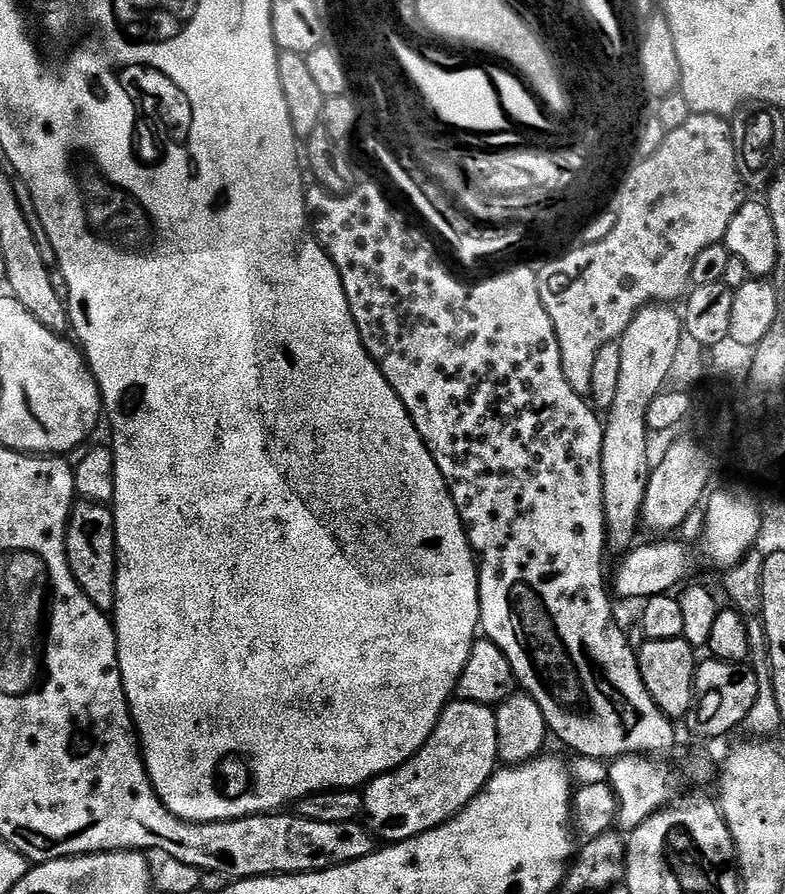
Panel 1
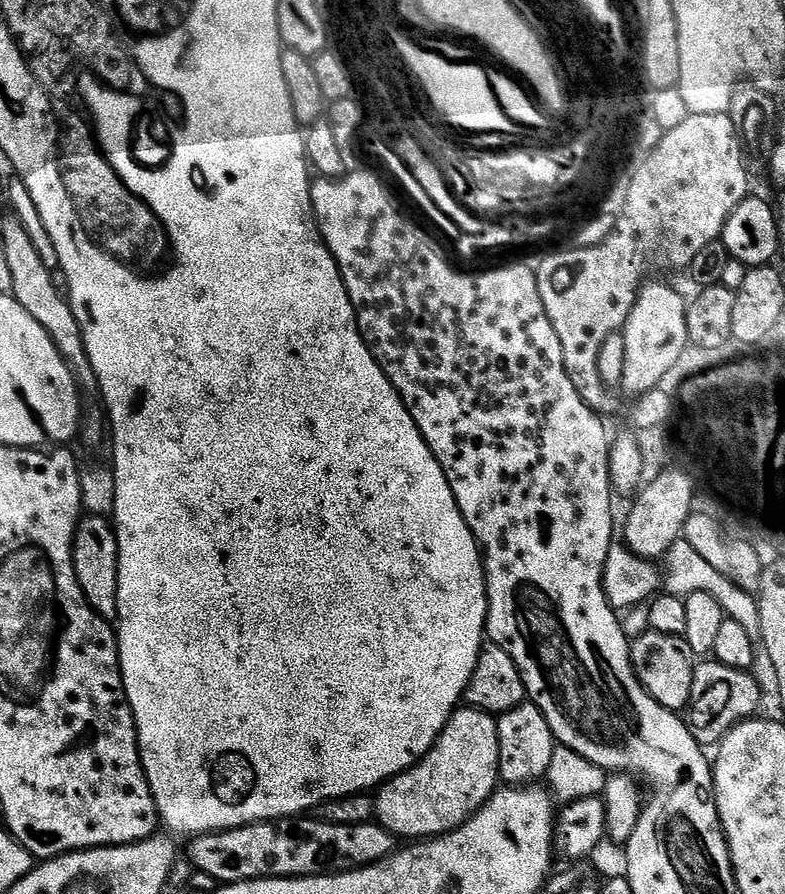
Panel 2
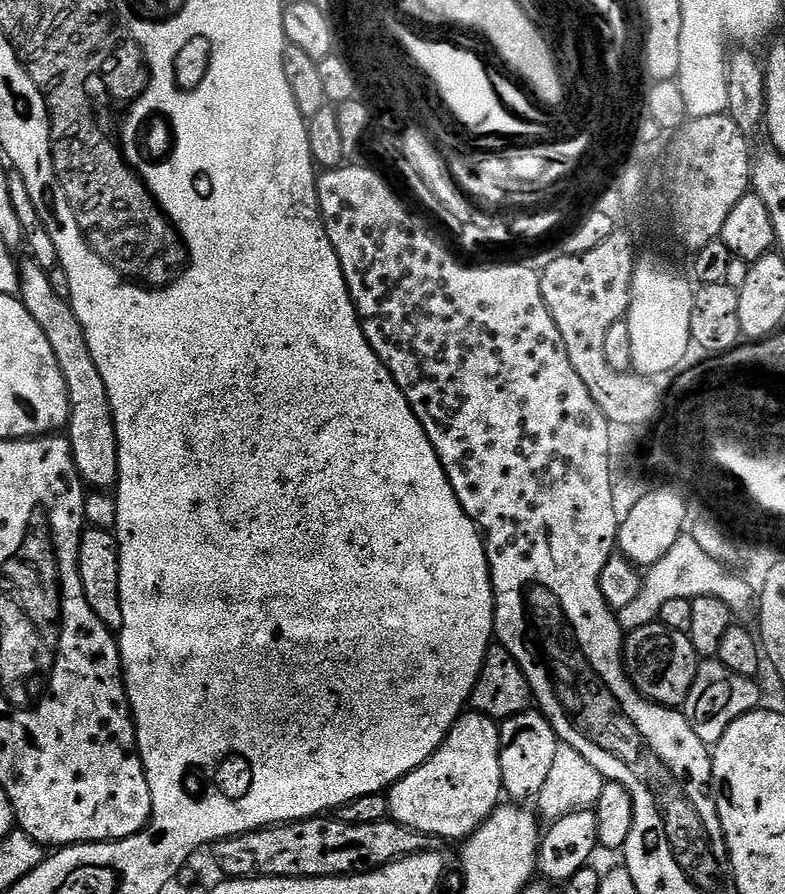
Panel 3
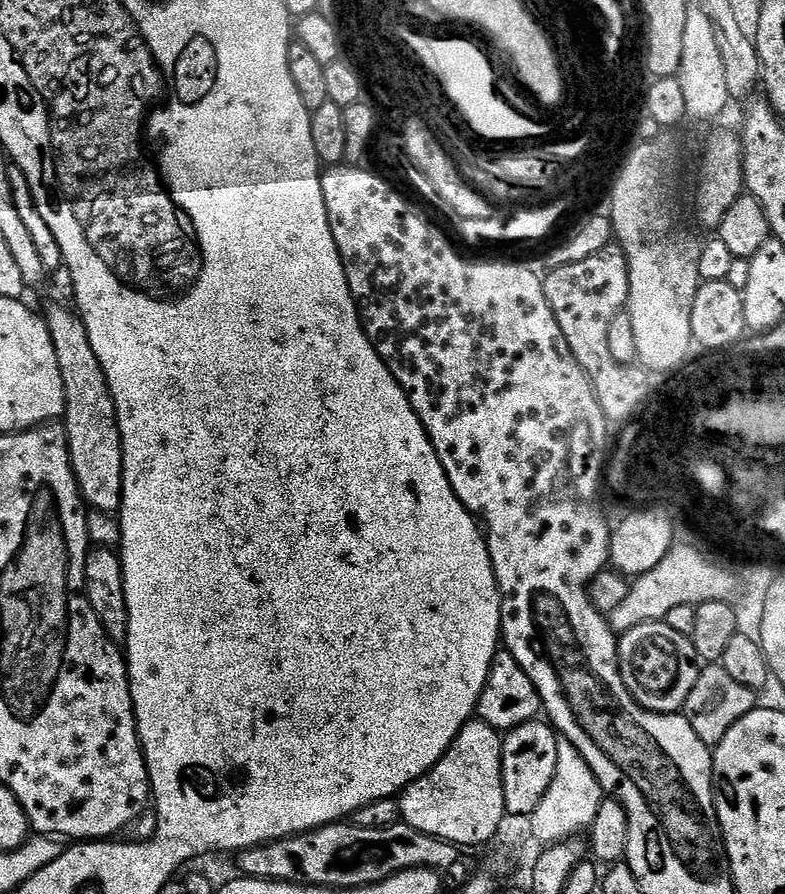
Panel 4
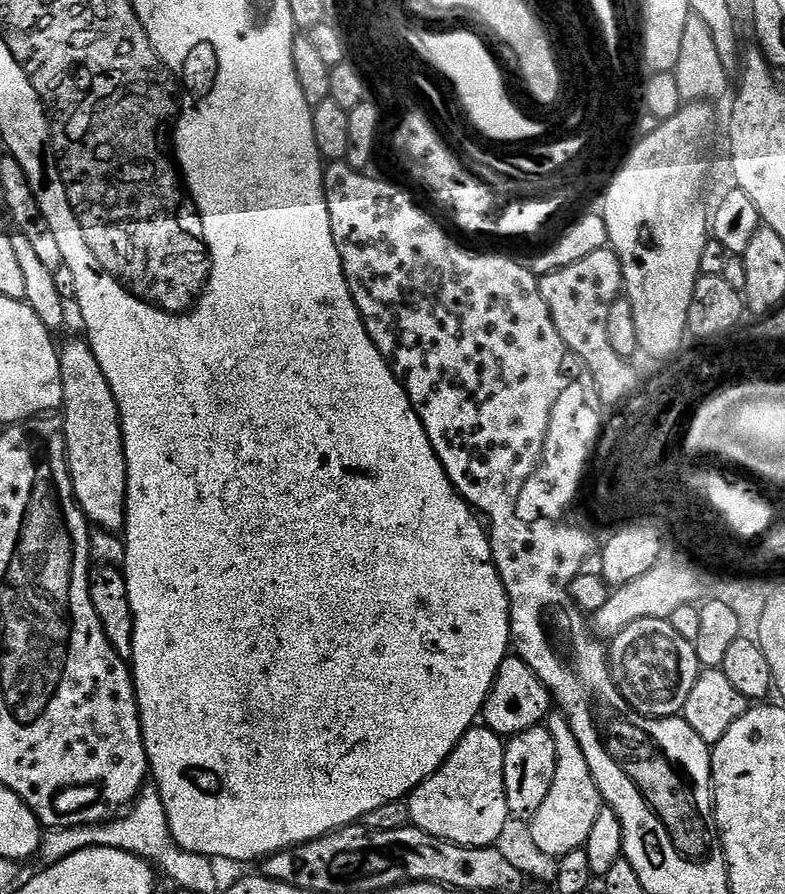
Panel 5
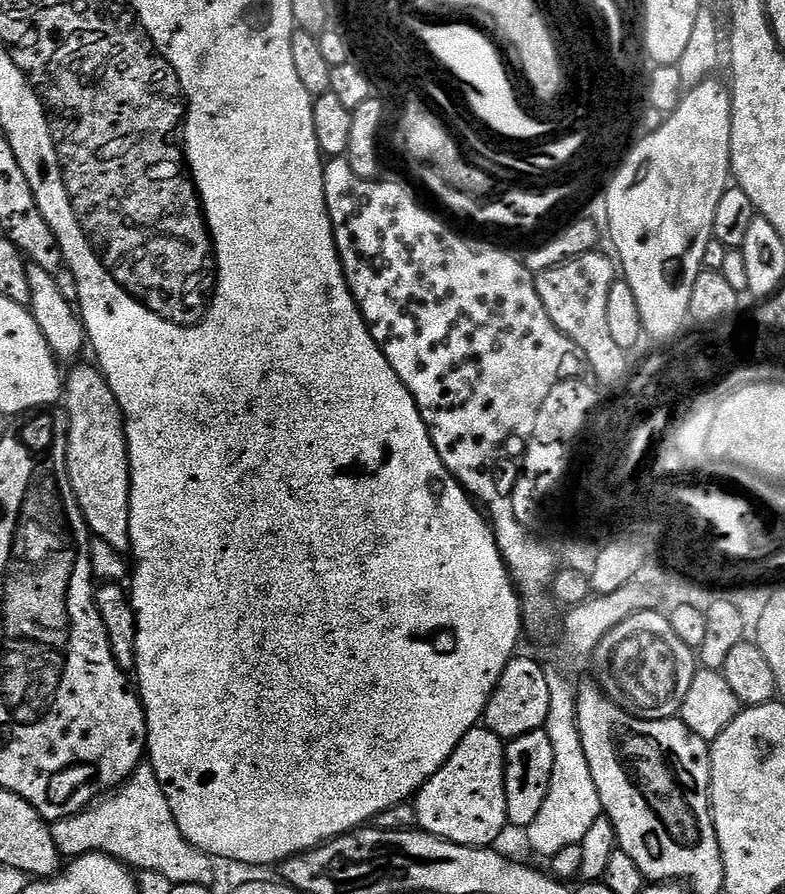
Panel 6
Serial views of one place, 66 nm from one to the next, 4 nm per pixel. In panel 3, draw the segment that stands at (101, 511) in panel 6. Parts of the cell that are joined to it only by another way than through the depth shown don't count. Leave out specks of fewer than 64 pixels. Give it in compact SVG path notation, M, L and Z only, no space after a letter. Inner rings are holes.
M28 258L25 264L23 262L19 265L18 273L18 299L26 306L26 310L30 310L30 318L42 326L46 342L50 342L50 350L54 350L54 358L58 358L62 378L66 378L70 402L66 435L72 443L80 479L92 490L115 489L116 480L120 477L116 423L110 406L110 394L106 394L106 382L102 382L102 374L98 374L98 366L94 366L94 354L90 354L84 328L78 322L71 303L58 298L54 286L50 286L49 269L43 268L35 259Z

